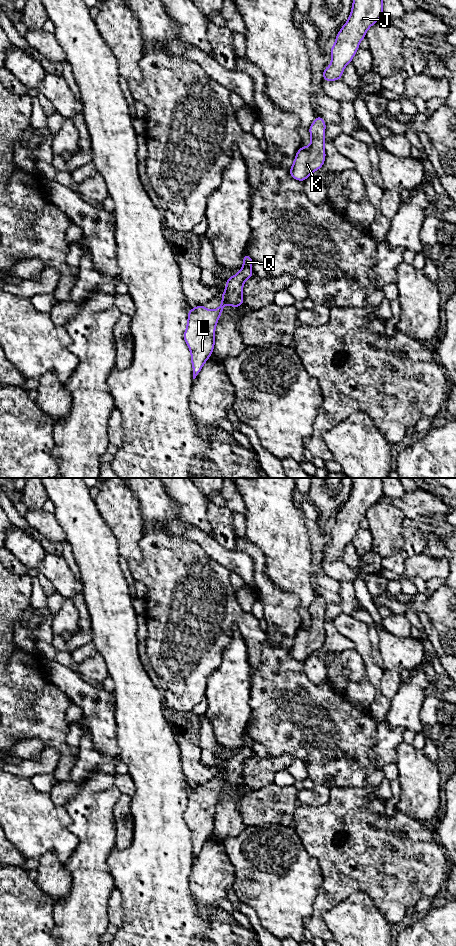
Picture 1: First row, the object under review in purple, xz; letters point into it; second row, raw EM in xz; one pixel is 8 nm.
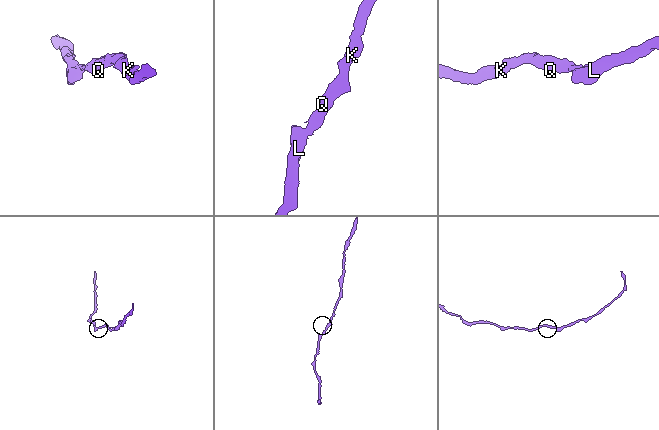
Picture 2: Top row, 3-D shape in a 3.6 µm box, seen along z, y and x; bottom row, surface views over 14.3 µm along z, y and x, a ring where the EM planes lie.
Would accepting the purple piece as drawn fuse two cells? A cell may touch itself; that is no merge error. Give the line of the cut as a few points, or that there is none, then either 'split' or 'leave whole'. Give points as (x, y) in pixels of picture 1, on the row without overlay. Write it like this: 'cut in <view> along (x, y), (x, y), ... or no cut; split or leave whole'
no cut; leave whole

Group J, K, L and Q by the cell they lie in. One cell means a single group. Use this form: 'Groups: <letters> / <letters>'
Groups: J K L Q

